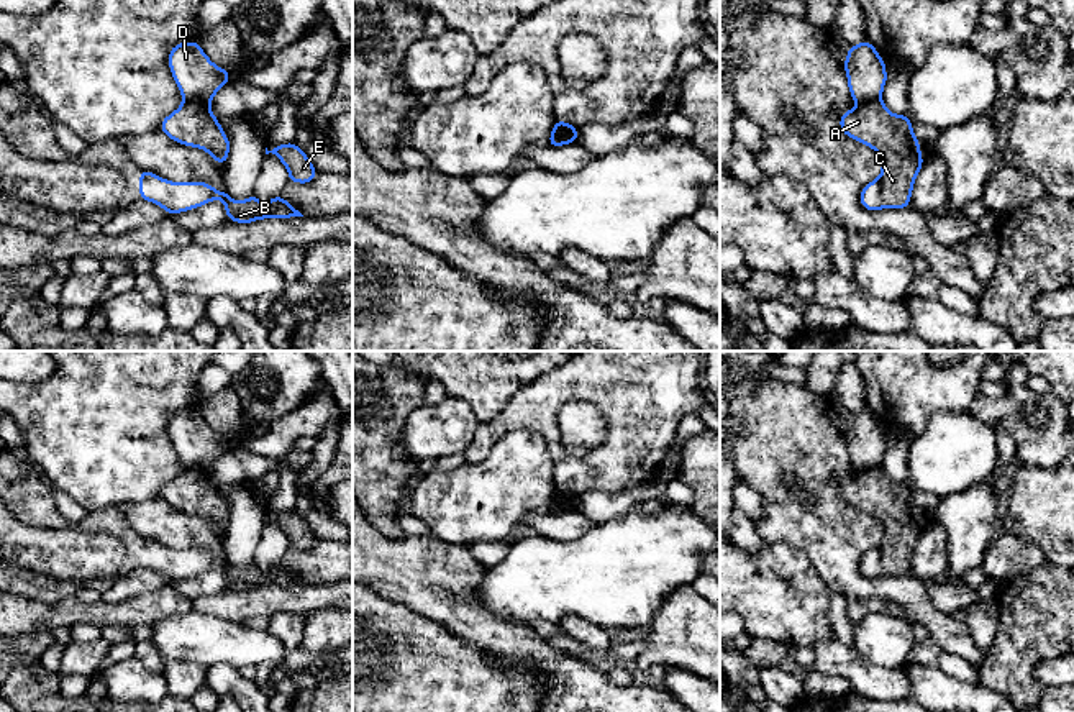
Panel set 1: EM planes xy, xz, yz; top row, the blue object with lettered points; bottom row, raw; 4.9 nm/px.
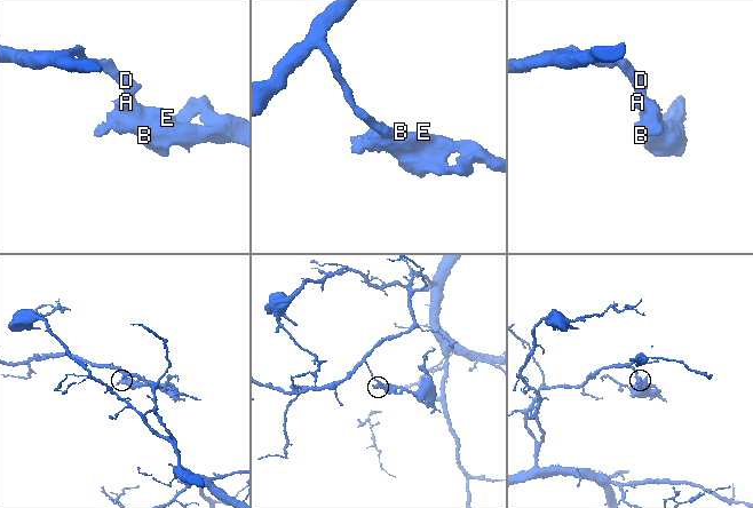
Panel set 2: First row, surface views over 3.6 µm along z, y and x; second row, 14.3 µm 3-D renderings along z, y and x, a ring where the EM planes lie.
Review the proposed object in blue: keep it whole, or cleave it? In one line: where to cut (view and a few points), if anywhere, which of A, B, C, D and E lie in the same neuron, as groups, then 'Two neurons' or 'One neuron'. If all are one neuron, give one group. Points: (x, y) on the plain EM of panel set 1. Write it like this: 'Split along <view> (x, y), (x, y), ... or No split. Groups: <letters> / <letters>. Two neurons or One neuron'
Split along xy (184, 468), (194, 468), (209, 474). Groups: A B C E / D. Two neurons

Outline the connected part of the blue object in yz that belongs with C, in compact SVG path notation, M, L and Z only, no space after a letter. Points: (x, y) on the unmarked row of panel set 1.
M876 466L844 479L840 495L846 504L871 513L882 528L881 543L861 558L861 573L871 579L908 576L915 545L925 530L908 482L890 481Z

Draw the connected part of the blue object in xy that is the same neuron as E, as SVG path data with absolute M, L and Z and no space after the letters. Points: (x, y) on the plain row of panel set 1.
M295 510L275 513L272 518L266 515L266 522L272 520L289 538L289 550L308 551L315 546L316 536Z

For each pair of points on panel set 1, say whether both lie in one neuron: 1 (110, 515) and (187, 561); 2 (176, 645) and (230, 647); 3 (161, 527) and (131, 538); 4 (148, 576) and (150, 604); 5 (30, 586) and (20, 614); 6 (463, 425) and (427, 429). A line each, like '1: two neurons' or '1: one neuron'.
1: one neuron
2: one neuron
3: two neurons
4: two neurons
5: two neurons
6: one neuron

